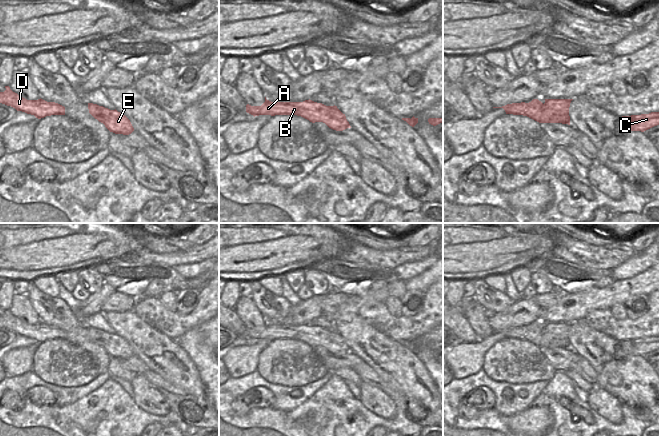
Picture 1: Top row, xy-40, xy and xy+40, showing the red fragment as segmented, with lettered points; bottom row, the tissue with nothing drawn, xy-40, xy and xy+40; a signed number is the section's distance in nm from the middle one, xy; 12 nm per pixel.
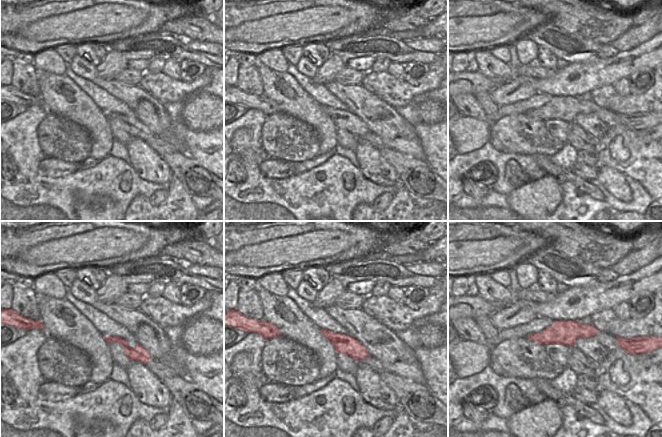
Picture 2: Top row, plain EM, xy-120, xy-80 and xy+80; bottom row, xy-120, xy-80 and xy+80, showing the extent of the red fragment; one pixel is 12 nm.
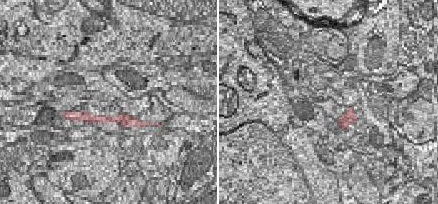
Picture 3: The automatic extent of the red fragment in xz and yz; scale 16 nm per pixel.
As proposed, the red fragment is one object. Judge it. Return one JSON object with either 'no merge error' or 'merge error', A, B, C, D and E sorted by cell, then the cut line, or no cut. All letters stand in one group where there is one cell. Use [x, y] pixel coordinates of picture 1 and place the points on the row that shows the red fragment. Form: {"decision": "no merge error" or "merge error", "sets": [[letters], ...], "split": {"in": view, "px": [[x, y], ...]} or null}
{"decision": "merge error", "sets": [["A", "B", "D", "E"], ["C"]], "split": {"in": "xy+40", "px": [[542, 104], [553, 111], [552, 122]]}}

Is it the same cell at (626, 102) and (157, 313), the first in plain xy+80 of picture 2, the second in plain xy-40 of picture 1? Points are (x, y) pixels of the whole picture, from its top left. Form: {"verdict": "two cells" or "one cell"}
{"verdict": "one cell"}

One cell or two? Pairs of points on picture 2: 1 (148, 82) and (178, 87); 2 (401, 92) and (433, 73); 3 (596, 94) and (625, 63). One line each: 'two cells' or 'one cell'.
1: one cell
2: one cell
3: two cells

